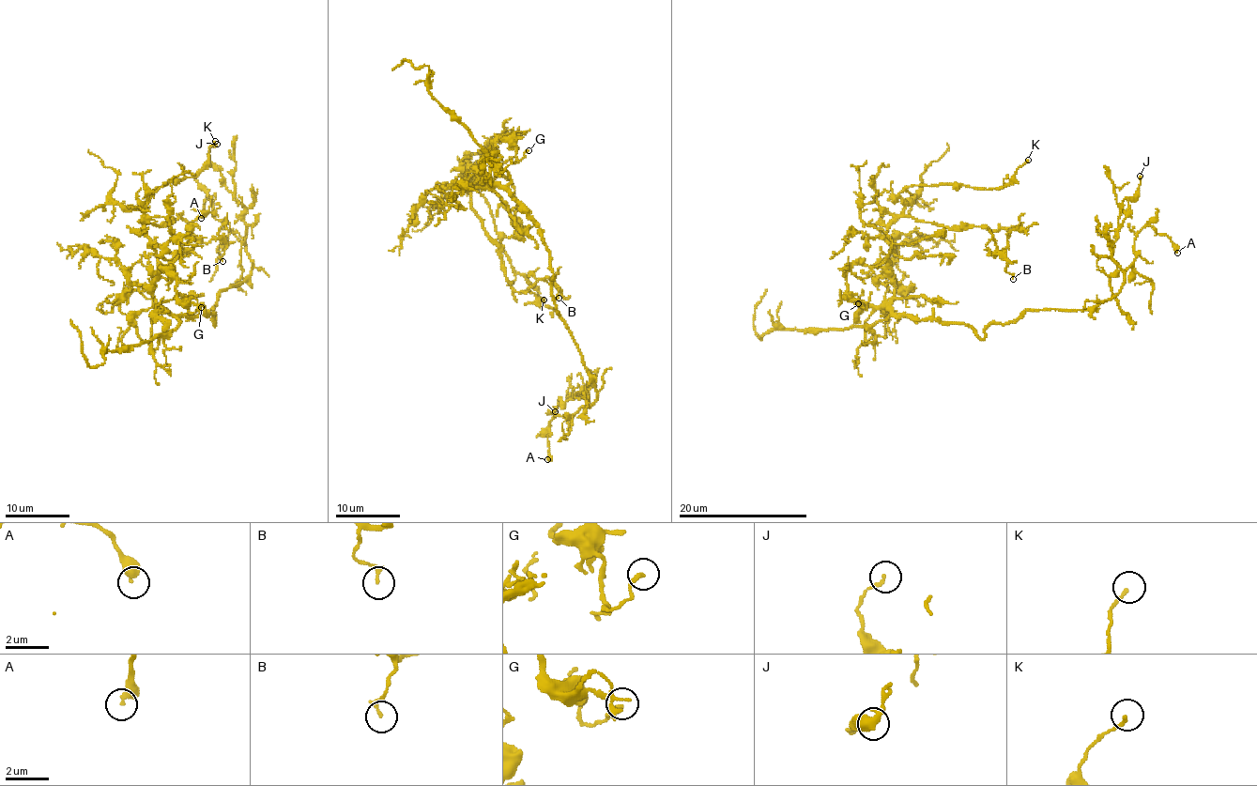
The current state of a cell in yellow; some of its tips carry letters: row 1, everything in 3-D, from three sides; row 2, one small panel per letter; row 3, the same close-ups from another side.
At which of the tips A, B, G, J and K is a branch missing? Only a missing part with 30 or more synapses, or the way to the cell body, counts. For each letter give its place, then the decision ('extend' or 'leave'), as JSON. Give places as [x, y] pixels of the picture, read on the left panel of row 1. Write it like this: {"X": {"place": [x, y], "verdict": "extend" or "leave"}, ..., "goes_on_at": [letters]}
{"A": {"place": [201, 218], "verdict": "leave"}, "B": {"place": [222, 261], "verdict": "leave"}, "G": {"place": [201, 307], "verdict": "leave"}, "J": {"place": [217, 144], "verdict": "leave"}, "K": {"place": [215, 141], "verdict": "leave"}, "goes_on_at": []}

